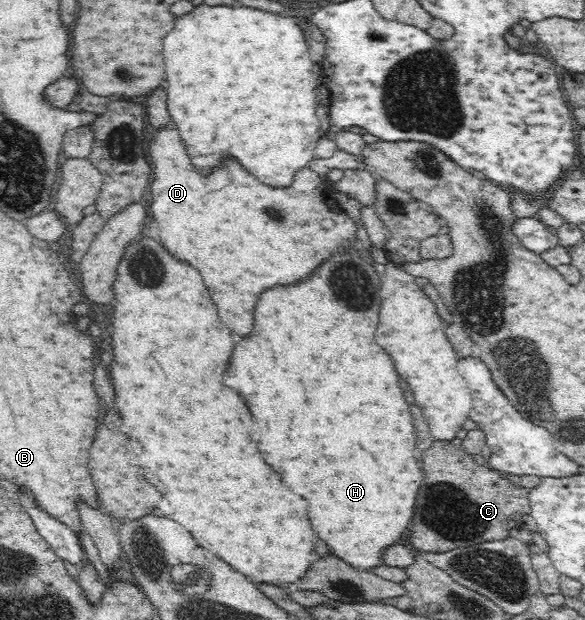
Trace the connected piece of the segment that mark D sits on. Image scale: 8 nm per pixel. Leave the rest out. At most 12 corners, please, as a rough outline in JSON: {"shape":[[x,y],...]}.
{"shape":[[150,142],[150,219],[218,315],[254,327],[262,291],[357,253],[310,167],[272,188],[226,159]]}

